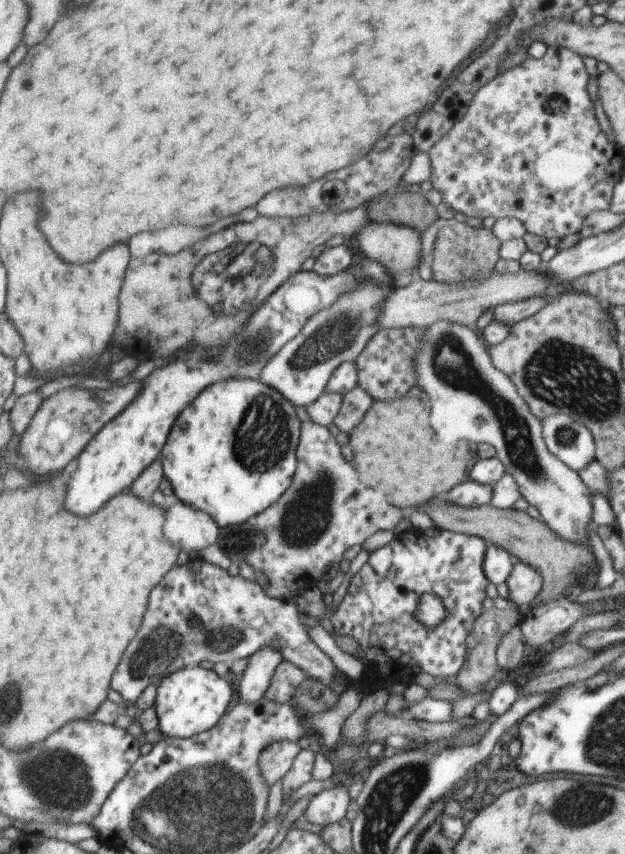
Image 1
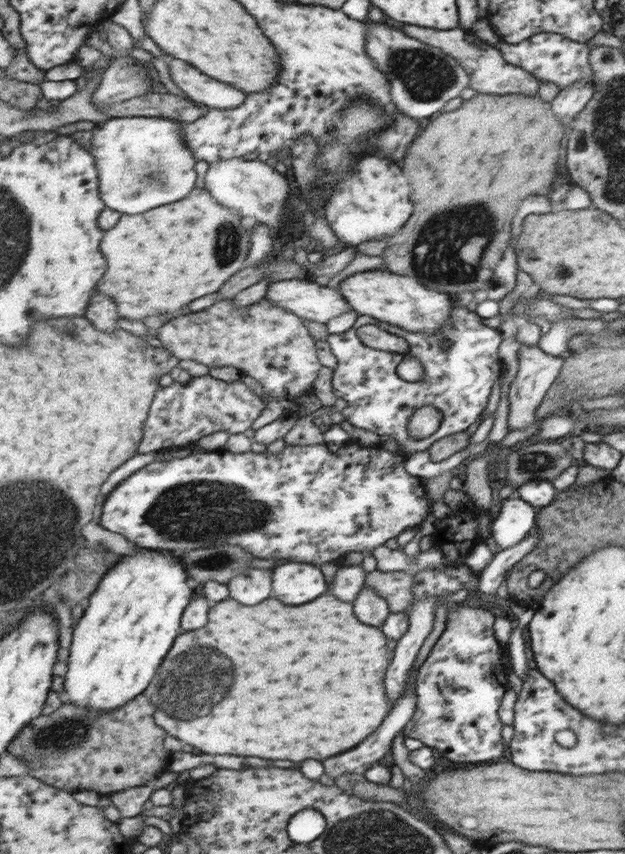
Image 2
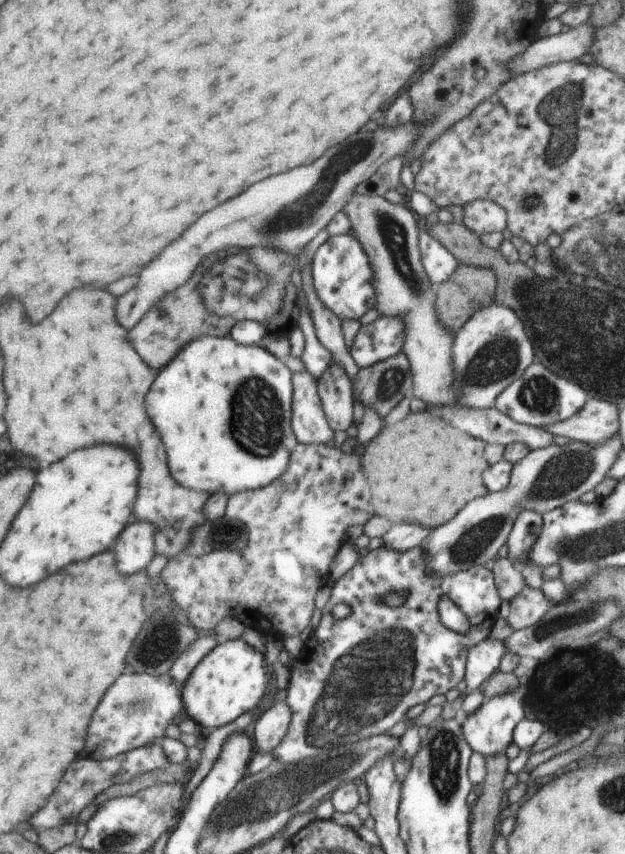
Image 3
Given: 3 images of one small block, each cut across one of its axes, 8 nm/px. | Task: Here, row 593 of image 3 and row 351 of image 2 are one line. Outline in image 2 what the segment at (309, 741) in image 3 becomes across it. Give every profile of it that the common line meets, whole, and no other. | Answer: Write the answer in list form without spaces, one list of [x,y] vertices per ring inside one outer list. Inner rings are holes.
[[[455,302],[450,313],[452,316],[448,320],[448,326],[430,335],[408,332],[366,315],[359,315],[349,331],[330,334],[328,342],[338,359],[334,374],[334,391],[339,398],[348,402],[343,414],[353,426],[370,430],[380,436],[386,434],[391,438],[392,435],[408,454],[428,450],[437,440],[456,435],[456,432],[462,432],[476,422],[476,418],[488,404],[488,396],[492,394],[496,378],[502,372],[498,354],[502,334],[484,324],[474,310],[461,307]],[[368,324],[406,340],[409,344],[408,355],[420,360],[424,367],[422,380],[408,382],[396,374],[396,367],[406,353],[370,348],[359,341],[358,328]],[[444,340],[450,340],[452,343],[448,347],[442,347]],[[428,406],[438,408],[442,414],[440,431],[426,438],[416,439],[408,433],[408,424],[411,424],[411,417],[420,411],[420,408]]]

